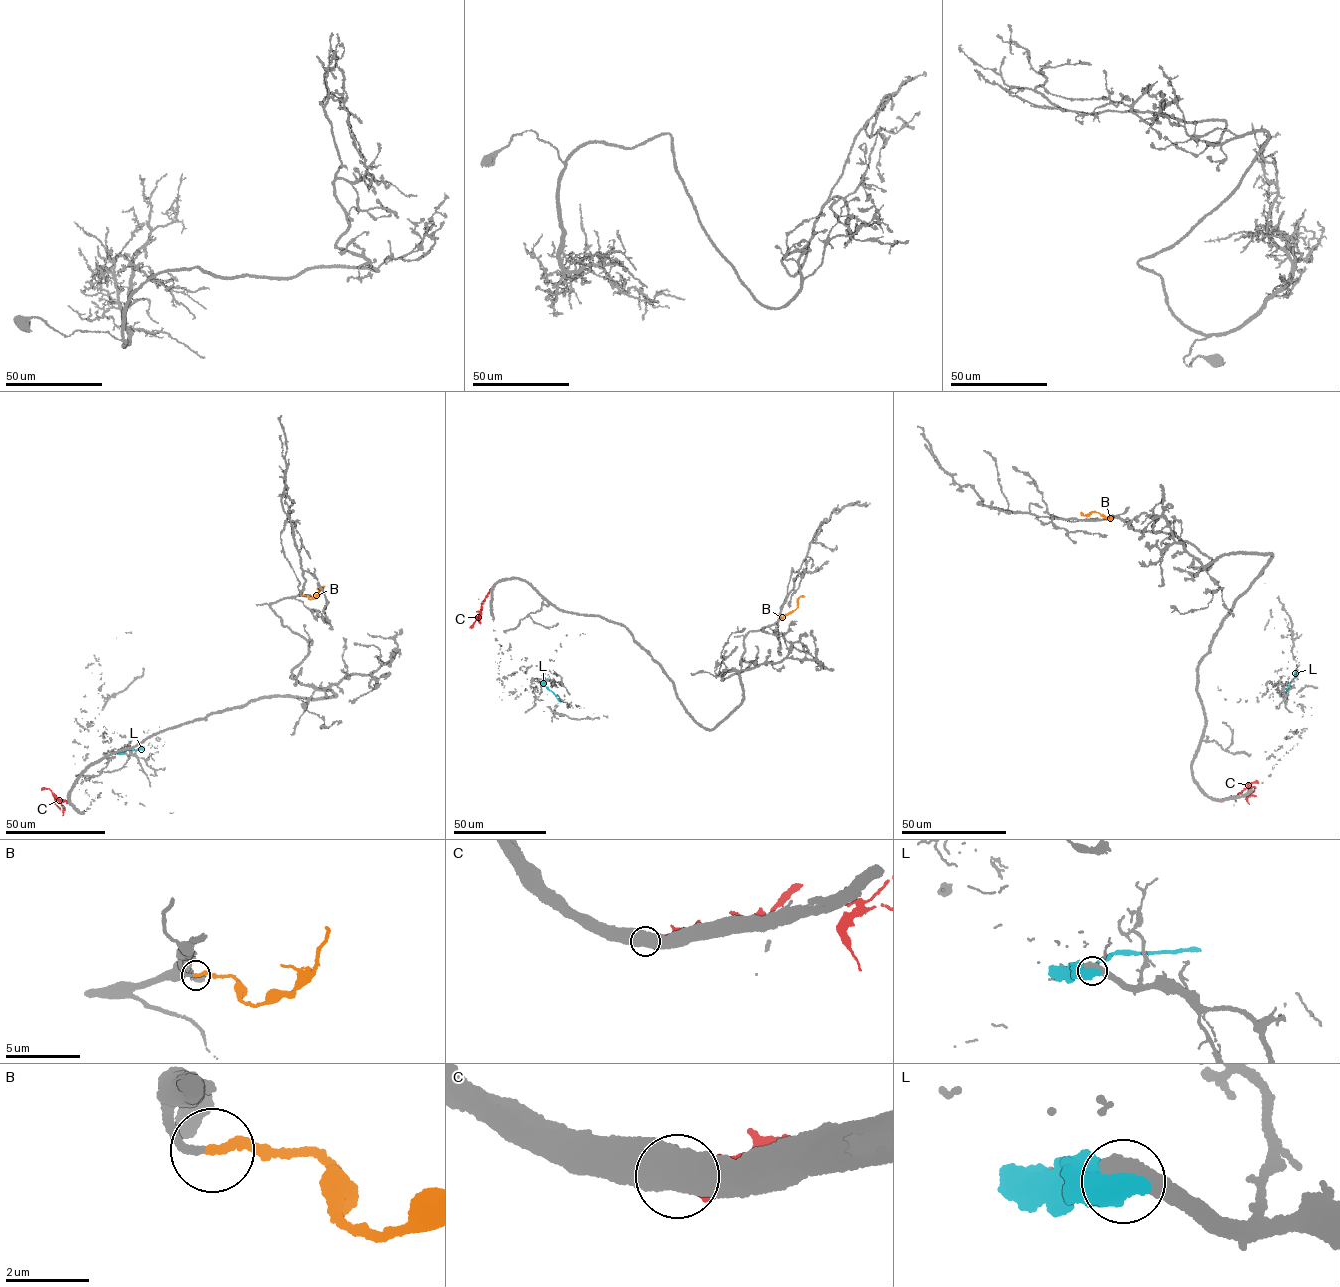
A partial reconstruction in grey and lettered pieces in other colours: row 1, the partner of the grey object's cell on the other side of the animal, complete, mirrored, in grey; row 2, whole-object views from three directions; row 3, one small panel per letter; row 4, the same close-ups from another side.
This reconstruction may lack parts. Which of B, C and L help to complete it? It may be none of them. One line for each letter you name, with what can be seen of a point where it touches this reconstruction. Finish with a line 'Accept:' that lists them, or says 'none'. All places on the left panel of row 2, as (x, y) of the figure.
B: Touches grey at (302, 595)
Accept: B

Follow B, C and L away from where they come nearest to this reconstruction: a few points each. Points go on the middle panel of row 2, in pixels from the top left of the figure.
B: (779, 616), (782, 619), (797, 608), (798, 598), (804, 596)
C: (491, 588), (482, 601), (480, 623), (480, 613), (476, 611)
L: (546, 680), (546, 687), (562, 701)

